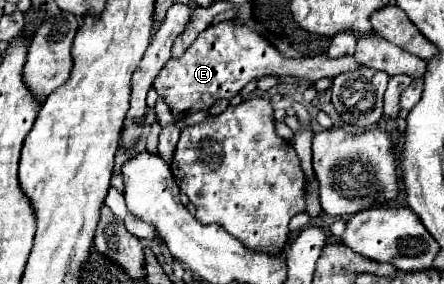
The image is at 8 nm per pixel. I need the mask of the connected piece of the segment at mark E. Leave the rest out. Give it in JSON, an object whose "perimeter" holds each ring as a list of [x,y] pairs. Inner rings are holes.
{"perimeter":[[[223,20],[203,30],[181,58],[171,58],[157,74],[153,86],[157,88],[159,96],[165,98],[171,112],[181,114],[181,112],[209,110],[221,98],[231,100],[235,94],[241,92],[241,88],[247,82],[259,80],[261,76],[267,74],[303,76],[309,78],[311,82],[317,82],[319,78],[335,78],[337,74],[355,68],[359,68],[359,64],[351,56],[343,56],[335,60],[327,56],[285,58],[275,50],[275,46],[269,40],[265,40],[257,32],[249,30],[243,24],[237,24],[237,20]]]}

